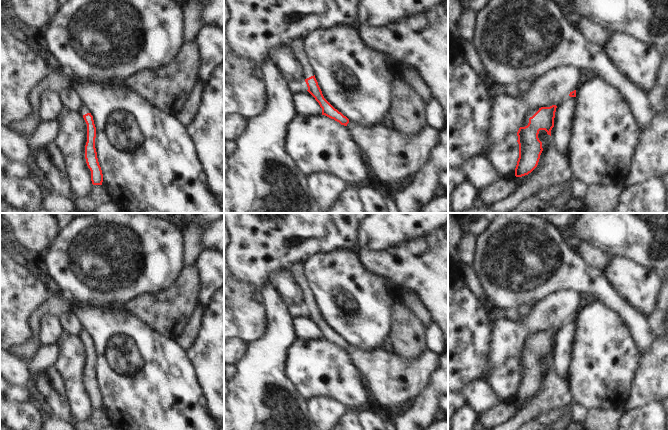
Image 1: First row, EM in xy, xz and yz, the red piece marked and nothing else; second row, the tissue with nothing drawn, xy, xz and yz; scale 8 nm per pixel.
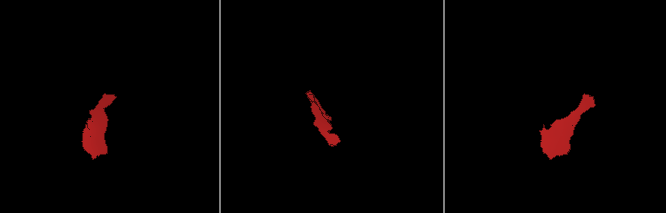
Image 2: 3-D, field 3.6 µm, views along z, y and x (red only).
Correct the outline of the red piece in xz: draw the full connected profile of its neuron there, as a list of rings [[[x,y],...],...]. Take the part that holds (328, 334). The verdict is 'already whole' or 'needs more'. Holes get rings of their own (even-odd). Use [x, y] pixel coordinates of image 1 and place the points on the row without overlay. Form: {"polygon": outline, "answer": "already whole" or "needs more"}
{"polygon": [[[298,263],[291,268],[295,279],[302,286],[305,295],[305,306],[308,311],[308,316],[315,322],[322,332],[322,339],[325,339],[341,349],[347,350],[349,343],[344,340],[341,336],[335,333],[323,320],[322,315],[315,302],[315,293],[311,287],[311,283],[307,277],[307,270],[305,263]]], "answer": "needs more"}

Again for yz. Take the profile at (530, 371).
{"polygon": [[[552,329],[541,332],[529,331],[525,334],[517,356],[519,382],[515,392],[516,401],[528,399],[537,391],[543,375],[538,358],[540,354],[545,354],[551,360],[556,332],[556,329]]], "answer": "needs more"}

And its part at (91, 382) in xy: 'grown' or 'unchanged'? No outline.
grown

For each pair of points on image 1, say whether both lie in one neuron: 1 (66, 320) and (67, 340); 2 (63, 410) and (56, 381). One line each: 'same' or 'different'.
1: different
2: same

